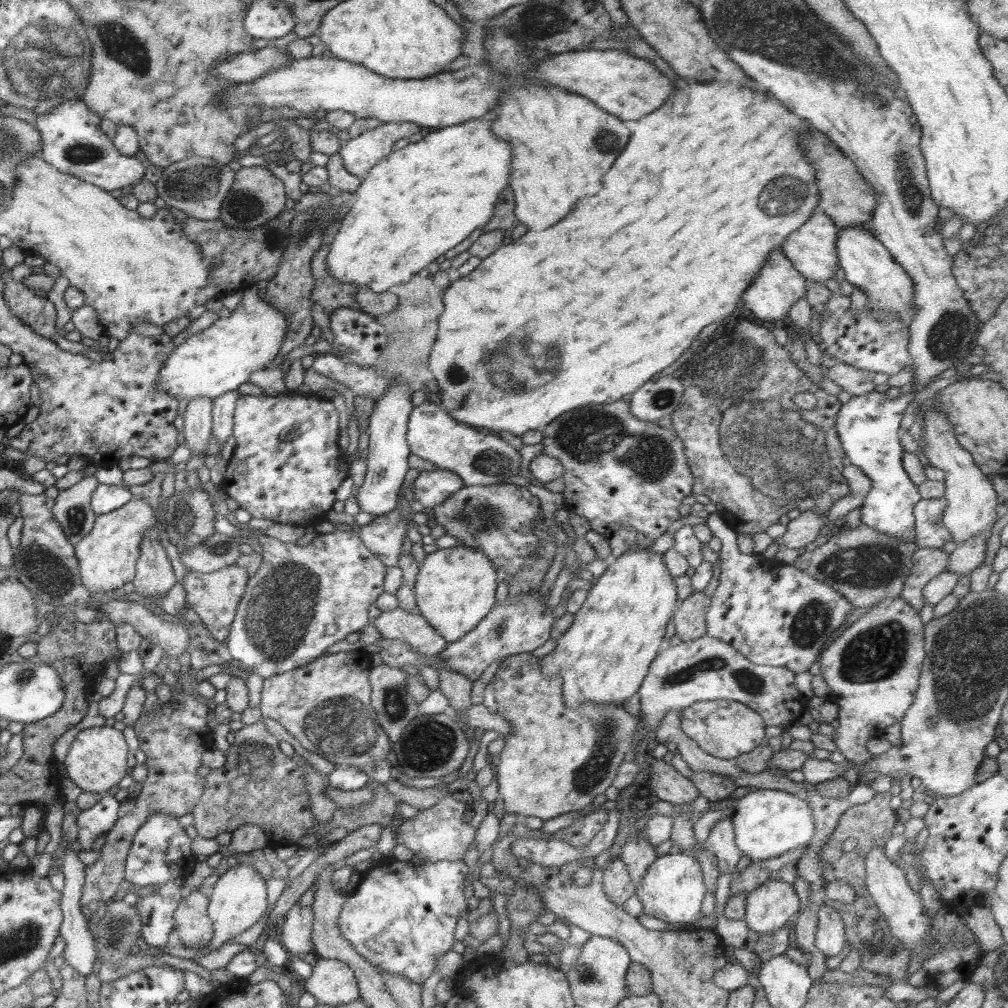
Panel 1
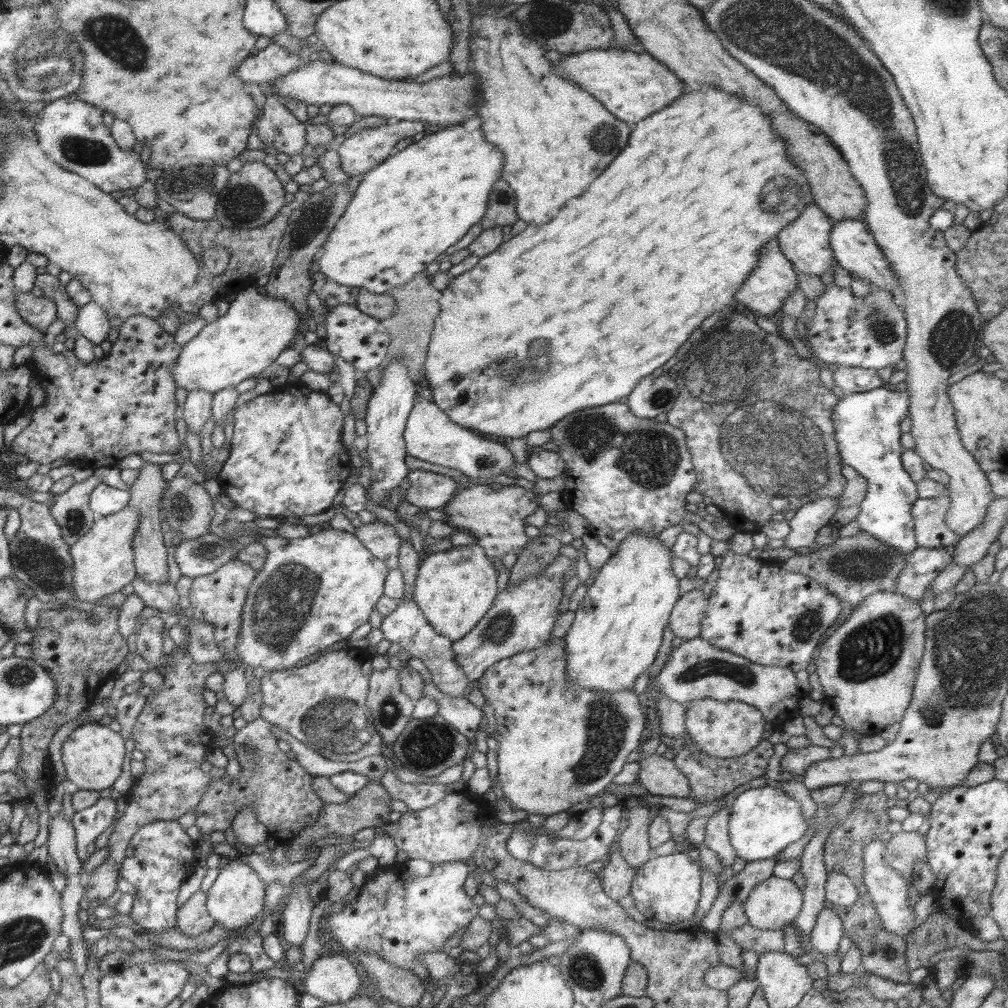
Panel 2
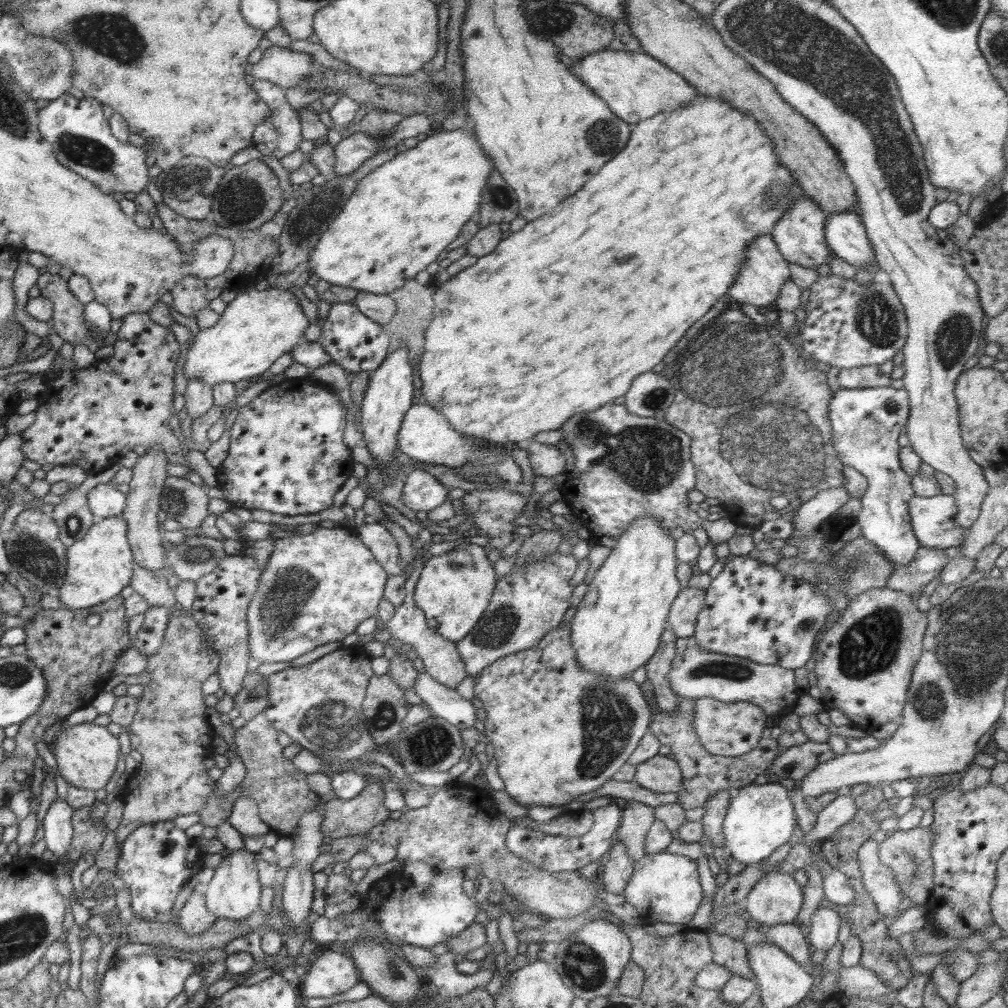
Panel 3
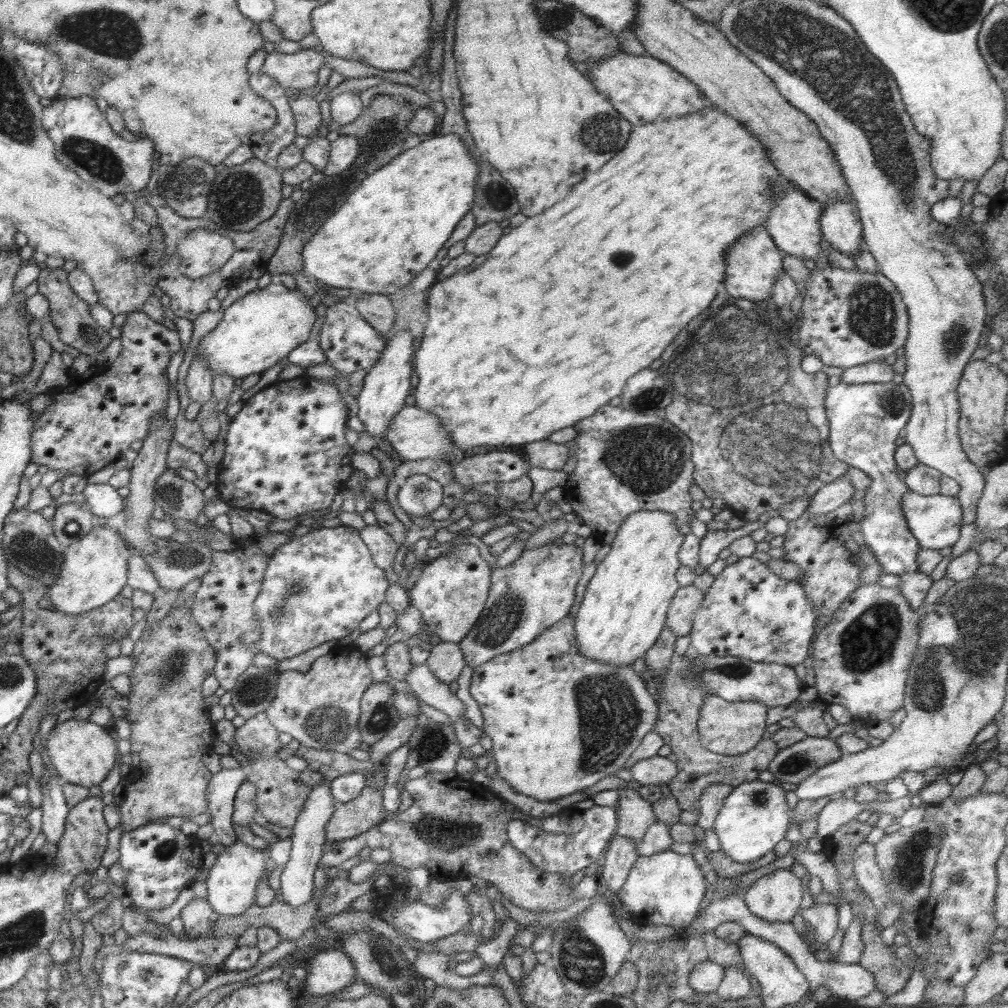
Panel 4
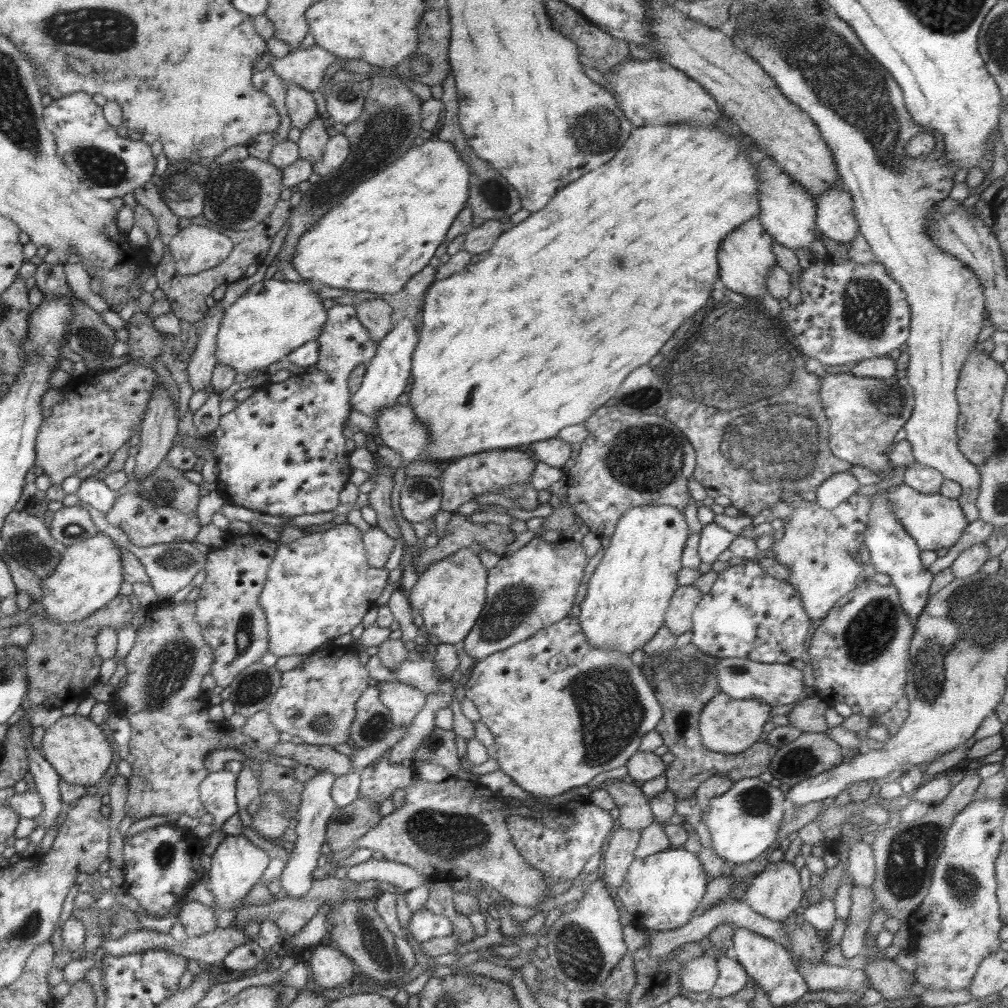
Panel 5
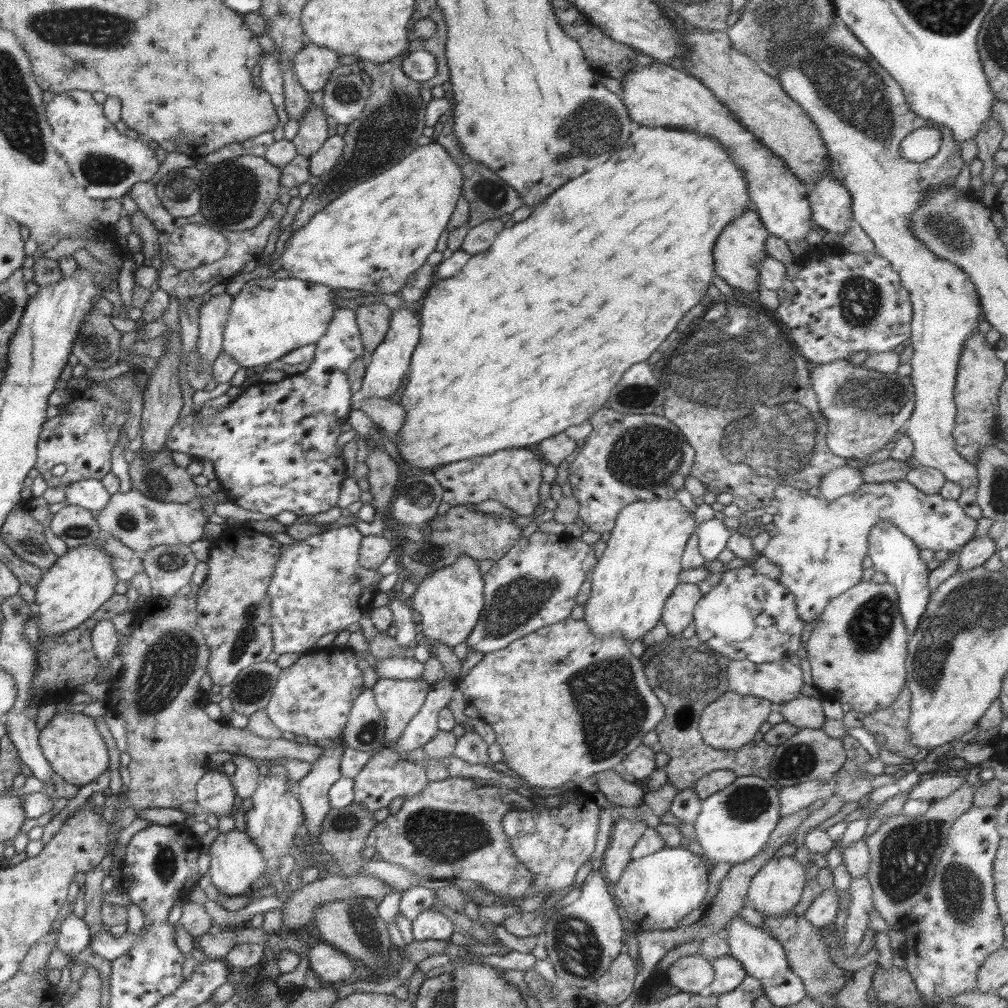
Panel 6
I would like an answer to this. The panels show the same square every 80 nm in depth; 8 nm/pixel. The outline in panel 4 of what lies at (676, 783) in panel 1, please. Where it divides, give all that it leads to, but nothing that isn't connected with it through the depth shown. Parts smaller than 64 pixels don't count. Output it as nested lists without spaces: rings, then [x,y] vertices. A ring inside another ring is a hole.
[[[660,755],[638,760],[630,769],[633,780],[640,782],[643,786],[668,784],[678,772],[678,767],[674,761]]]

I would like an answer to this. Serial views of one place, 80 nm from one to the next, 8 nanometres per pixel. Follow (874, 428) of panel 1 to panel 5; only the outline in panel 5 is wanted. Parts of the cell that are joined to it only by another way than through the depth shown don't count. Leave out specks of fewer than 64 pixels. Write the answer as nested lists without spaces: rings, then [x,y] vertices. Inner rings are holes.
[[[822,372],[820,388],[822,407],[829,421],[829,450],[846,463],[880,473],[892,467],[885,450],[894,442],[898,431],[906,425],[913,412],[915,398],[906,378],[888,380],[854,377],[852,374]],[[880,489],[874,494],[871,502],[871,509],[868,512],[868,525],[864,530],[864,544],[870,552],[871,564],[873,564],[876,572],[887,574],[891,578],[891,585],[897,588],[901,607],[904,612],[916,621],[919,614],[924,611],[924,607],[930,597],[929,586],[931,585],[932,575],[927,574],[927,568],[923,565],[920,558],[920,547],[916,544],[902,523],[898,521],[898,517],[890,511],[885,497],[886,489]]]

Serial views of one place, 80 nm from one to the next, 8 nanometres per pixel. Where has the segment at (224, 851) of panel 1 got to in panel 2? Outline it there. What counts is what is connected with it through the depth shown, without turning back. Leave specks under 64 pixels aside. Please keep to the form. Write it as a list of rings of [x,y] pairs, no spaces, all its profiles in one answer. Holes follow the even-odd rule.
[[[242,807],[232,819],[231,829],[240,844],[254,848],[270,837],[267,828],[258,820],[252,807]]]

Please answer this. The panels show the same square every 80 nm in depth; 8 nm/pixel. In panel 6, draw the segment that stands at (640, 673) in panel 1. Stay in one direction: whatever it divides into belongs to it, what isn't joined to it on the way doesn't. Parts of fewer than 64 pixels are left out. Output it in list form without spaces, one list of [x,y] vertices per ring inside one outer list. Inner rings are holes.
[[[676,499],[668,500],[639,500],[624,506],[616,518],[614,529],[602,557],[597,560],[591,572],[591,595],[584,604],[584,618],[590,630],[597,637],[605,637],[610,633],[619,632],[630,644],[634,640],[649,633],[657,622],[661,620],[666,599],[681,581],[679,574],[682,572],[681,558],[684,554],[687,540],[697,529],[696,520],[683,504]]]

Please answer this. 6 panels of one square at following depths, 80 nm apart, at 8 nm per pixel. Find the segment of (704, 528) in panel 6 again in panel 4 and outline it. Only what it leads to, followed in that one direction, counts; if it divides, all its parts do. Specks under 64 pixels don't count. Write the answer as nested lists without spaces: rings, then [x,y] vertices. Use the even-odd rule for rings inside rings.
[[[759,521],[749,522],[744,527],[738,530],[710,530],[699,541],[699,564],[704,567],[709,567],[716,559],[718,554],[732,544],[737,538],[748,536],[753,531],[764,528],[764,523]]]

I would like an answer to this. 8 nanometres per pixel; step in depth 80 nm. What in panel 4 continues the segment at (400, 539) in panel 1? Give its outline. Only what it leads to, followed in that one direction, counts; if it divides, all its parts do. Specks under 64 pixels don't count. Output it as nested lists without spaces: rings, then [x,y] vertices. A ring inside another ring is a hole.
[[[366,526],[359,531],[361,539],[367,544],[373,563],[384,570],[387,581],[394,584],[404,579],[404,574],[394,573],[393,562],[399,544],[380,526]]]

